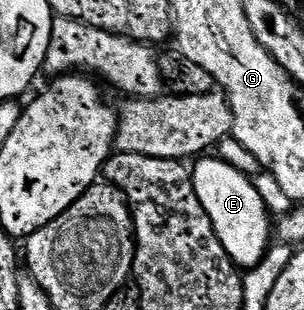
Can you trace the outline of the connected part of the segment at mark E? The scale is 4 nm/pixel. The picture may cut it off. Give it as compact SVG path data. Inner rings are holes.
M213 154L194 164L197 165L192 165L191 171L195 194L199 194L199 202L203 202L203 210L211 218L219 242L223 242L223 250L227 250L238 269L254 268L271 247L271 213L254 181Z

